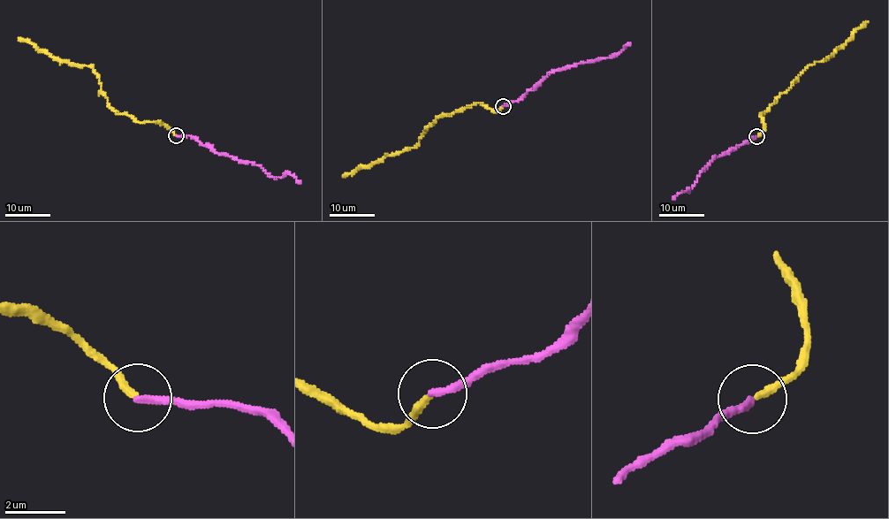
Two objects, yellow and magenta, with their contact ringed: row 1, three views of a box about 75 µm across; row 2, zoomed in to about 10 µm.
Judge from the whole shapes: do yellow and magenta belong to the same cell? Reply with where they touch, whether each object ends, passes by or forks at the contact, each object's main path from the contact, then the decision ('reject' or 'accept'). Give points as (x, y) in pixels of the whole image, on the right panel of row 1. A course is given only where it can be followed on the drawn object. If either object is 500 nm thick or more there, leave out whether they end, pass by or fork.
place (756, 136); yellow ends; magenta ends; course yellow (756, 136), (763, 130), (760, 116), (775, 99), (786, 90), (809, 65), (823, 61), (867, 22); course magenta (756, 136), (716, 156), (702, 171), (690, 193), (679, 193), (673, 199); accept

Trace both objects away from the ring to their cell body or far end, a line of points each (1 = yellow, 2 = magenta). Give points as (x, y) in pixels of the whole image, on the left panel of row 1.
1: (176, 135), (164, 125), (137, 122), (127, 114), (116, 113), (108, 103), (91, 67), (54, 59), (18, 38)
2: (176, 135), (190, 136), (216, 152), (253, 163), (262, 167), (272, 177), (289, 173), (301, 183)

